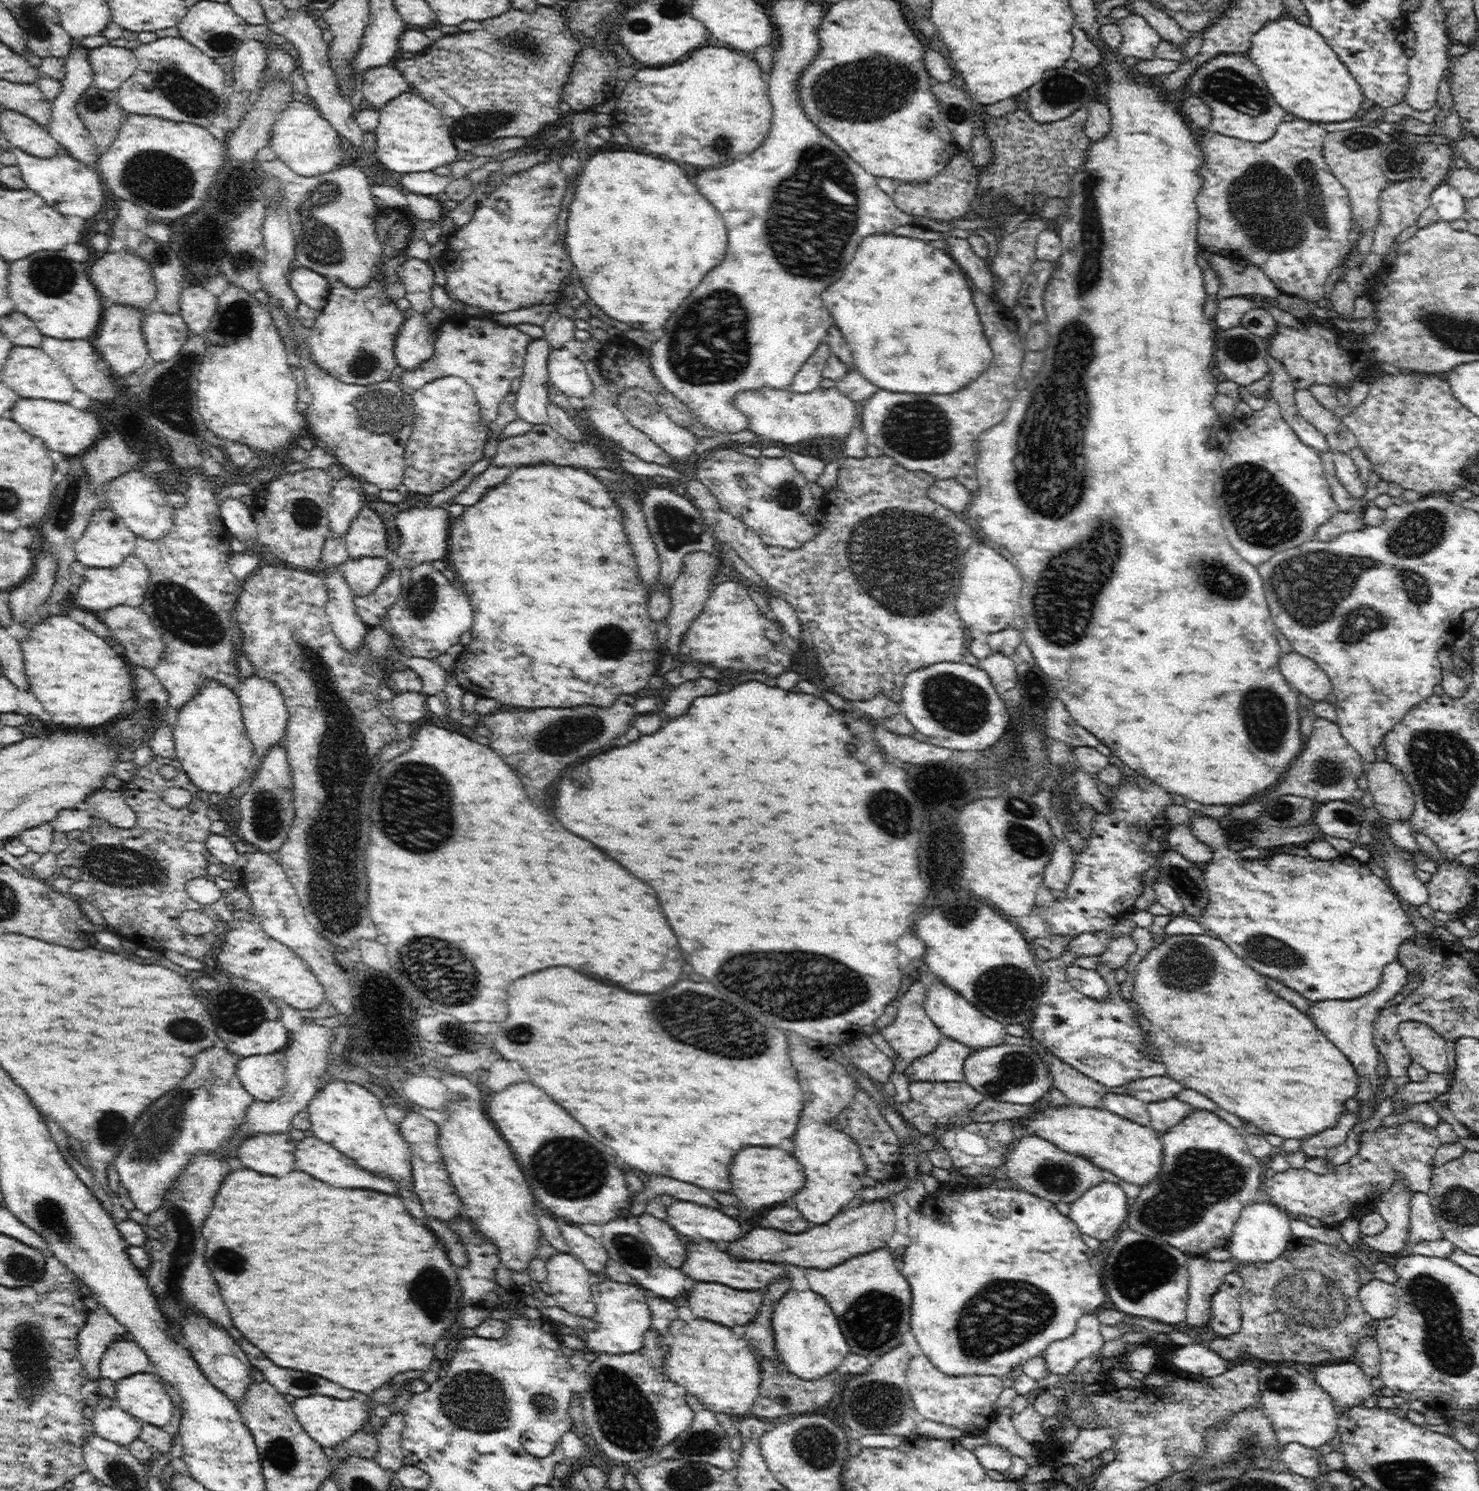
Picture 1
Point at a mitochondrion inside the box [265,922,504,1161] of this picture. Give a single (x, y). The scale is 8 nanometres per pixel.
(440, 969)

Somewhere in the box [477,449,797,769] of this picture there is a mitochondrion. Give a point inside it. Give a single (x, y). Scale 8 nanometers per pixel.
(566, 732)

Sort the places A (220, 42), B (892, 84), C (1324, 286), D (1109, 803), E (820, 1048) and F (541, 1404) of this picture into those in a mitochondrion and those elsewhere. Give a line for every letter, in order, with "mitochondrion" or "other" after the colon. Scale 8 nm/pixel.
A: mitochondrion
B: mitochondrion
C: other
D: other
E: other
F: mitochondrion

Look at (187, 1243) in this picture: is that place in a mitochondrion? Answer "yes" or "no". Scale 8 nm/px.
yes

